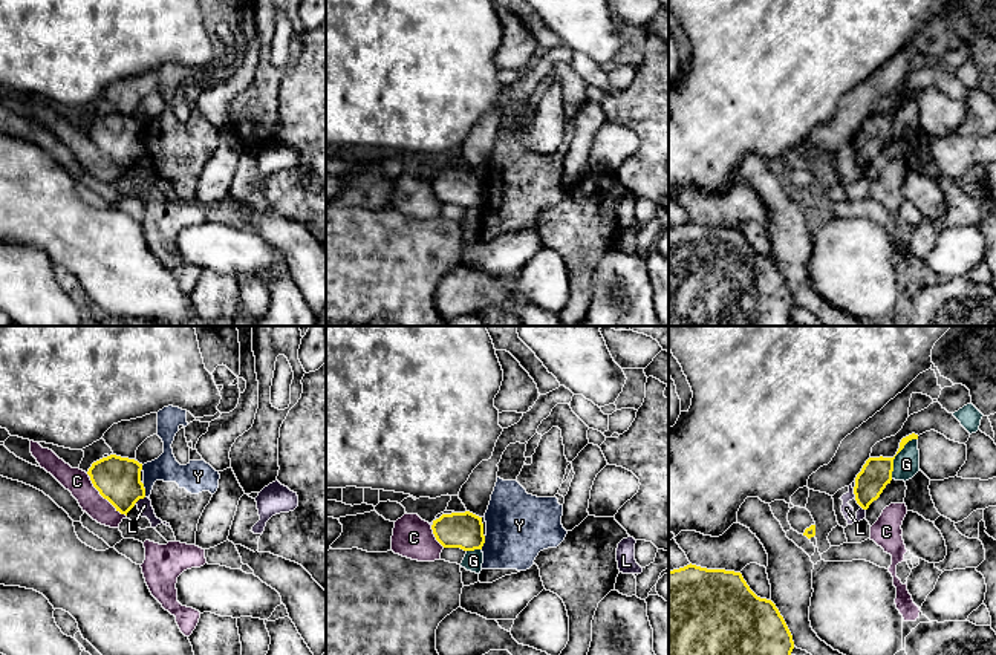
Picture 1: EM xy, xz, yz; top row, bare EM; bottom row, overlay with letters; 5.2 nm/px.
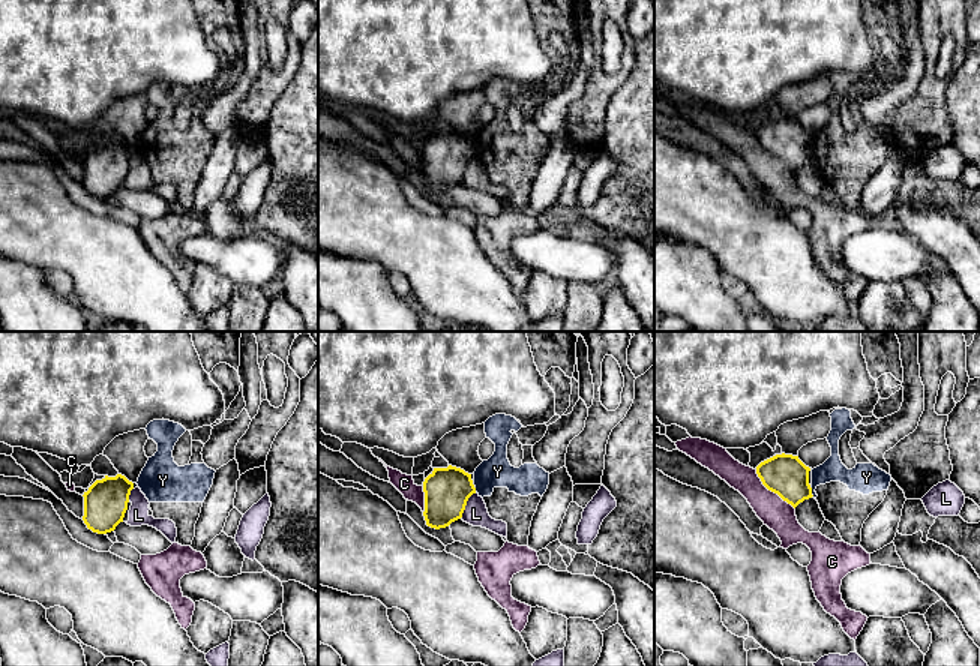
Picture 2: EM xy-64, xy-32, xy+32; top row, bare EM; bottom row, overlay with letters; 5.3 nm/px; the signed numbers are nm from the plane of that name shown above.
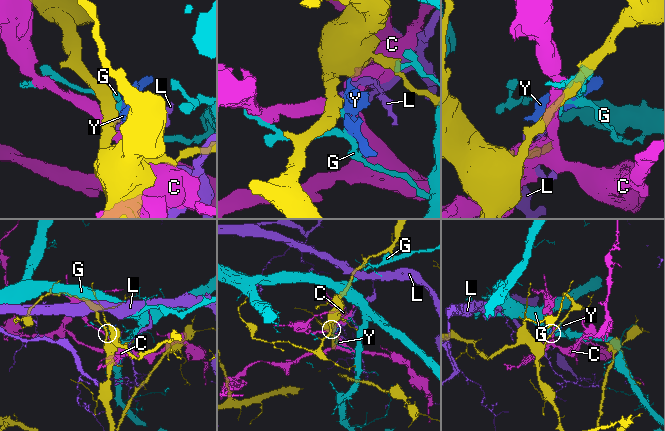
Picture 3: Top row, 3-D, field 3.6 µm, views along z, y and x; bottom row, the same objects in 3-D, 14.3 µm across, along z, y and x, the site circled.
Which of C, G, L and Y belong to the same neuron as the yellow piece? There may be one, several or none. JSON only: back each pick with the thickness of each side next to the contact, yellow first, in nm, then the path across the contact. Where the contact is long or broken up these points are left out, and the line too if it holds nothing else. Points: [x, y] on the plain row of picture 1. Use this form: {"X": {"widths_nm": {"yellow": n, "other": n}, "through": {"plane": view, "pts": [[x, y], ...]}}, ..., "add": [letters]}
{"add": []}

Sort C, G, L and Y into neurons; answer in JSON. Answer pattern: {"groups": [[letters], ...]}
{"groups": [["C"], ["G"], ["L"], ["Y"]]}

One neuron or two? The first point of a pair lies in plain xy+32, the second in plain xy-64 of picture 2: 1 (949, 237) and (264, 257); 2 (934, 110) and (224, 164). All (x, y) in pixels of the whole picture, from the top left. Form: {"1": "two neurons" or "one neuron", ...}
{"1": "two neurons", "2": "two neurons"}

